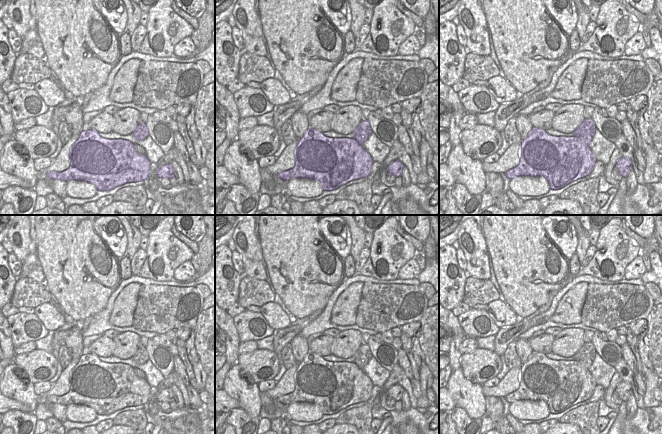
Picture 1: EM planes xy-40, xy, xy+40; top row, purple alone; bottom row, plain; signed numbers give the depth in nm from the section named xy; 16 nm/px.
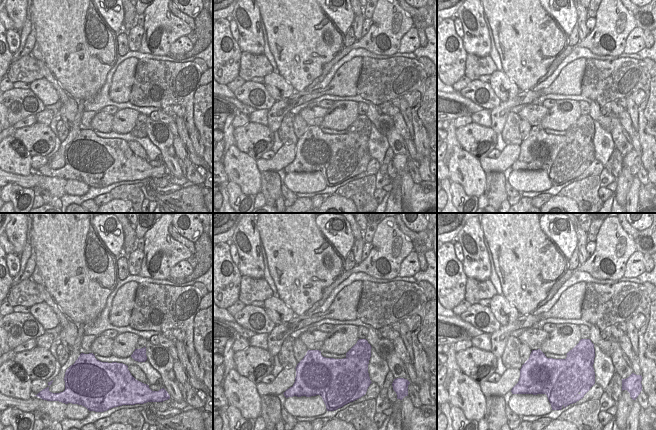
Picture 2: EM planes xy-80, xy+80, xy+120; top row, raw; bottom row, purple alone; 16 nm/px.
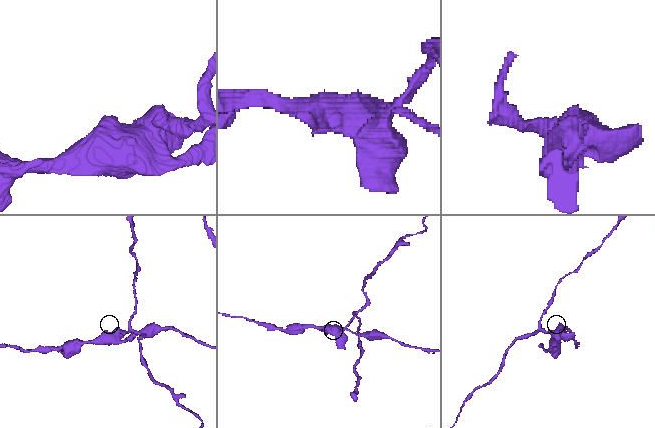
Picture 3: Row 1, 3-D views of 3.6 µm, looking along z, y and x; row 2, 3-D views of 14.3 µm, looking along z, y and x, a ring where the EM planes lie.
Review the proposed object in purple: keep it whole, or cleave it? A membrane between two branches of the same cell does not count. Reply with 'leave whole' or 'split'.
split

